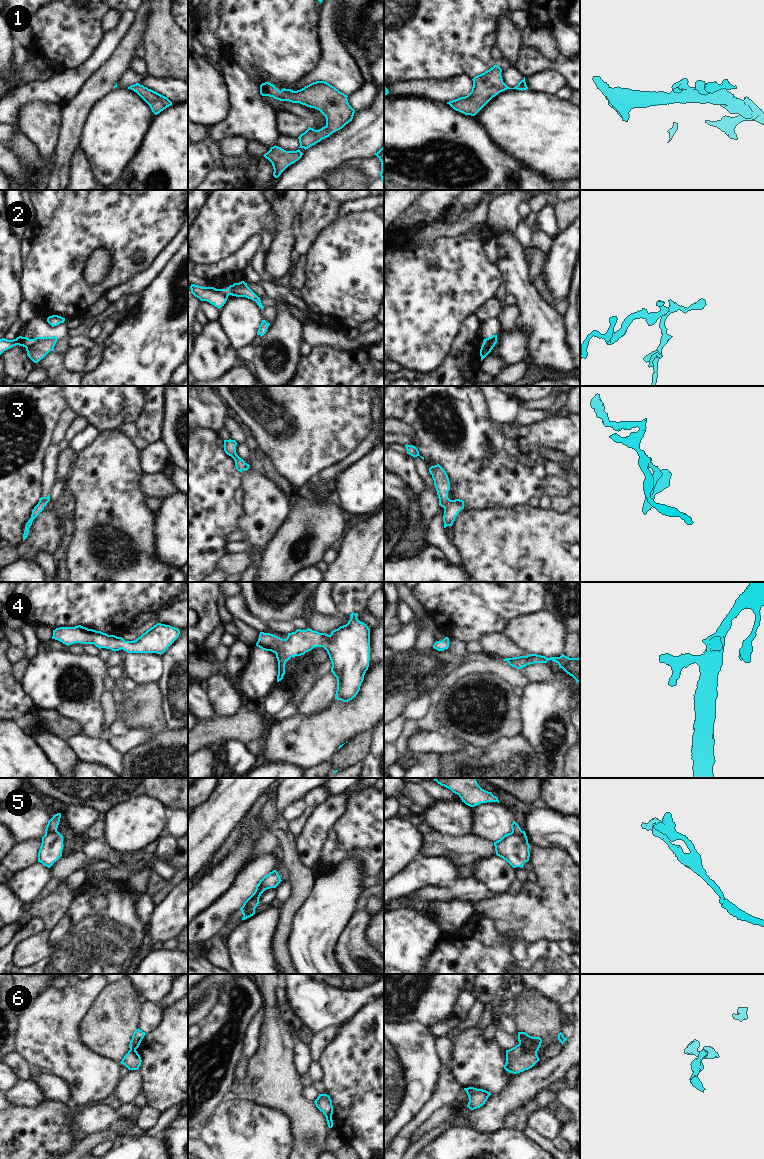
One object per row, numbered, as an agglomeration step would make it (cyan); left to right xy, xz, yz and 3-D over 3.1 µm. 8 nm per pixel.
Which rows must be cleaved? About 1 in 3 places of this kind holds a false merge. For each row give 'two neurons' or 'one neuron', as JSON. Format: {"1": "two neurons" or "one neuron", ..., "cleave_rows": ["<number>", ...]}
{"1": "one neuron", "2": "two neurons", "3": "one neuron", "4": "one neuron", "5": "two neurons", "6": "two neurons", "cleave_rows": ["2", "5", "6"]}

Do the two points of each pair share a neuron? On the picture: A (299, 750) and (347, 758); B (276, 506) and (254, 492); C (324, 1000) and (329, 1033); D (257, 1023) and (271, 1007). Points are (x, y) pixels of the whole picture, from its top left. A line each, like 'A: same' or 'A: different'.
A: different
B: same
C: different
D: different

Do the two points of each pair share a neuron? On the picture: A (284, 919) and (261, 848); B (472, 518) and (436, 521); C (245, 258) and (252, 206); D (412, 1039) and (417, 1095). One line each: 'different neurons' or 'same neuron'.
A: different neurons
B: different neurons
C: different neurons
D: same neuron

